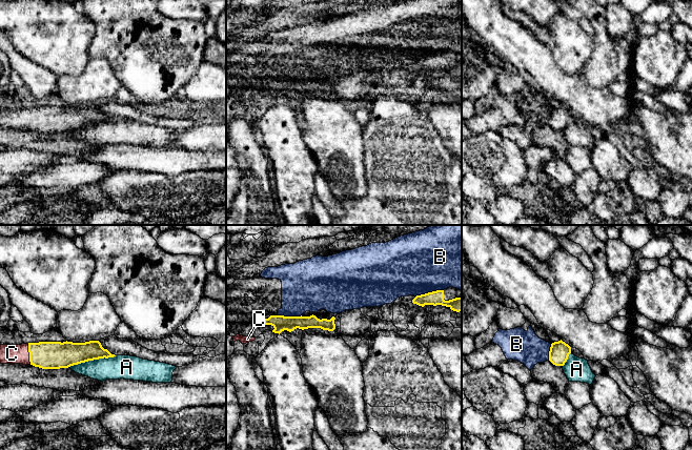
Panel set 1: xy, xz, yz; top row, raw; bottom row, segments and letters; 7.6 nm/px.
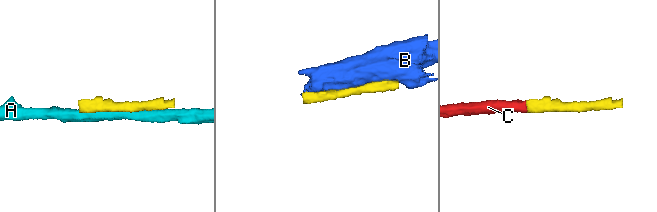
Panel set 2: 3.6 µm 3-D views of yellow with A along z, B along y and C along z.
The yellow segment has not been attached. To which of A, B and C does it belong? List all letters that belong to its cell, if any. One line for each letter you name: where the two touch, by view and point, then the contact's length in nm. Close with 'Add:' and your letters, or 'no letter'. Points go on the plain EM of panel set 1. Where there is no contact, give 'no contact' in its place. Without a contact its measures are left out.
C: contact xy (29, 119); length 160 nm
Add: C

